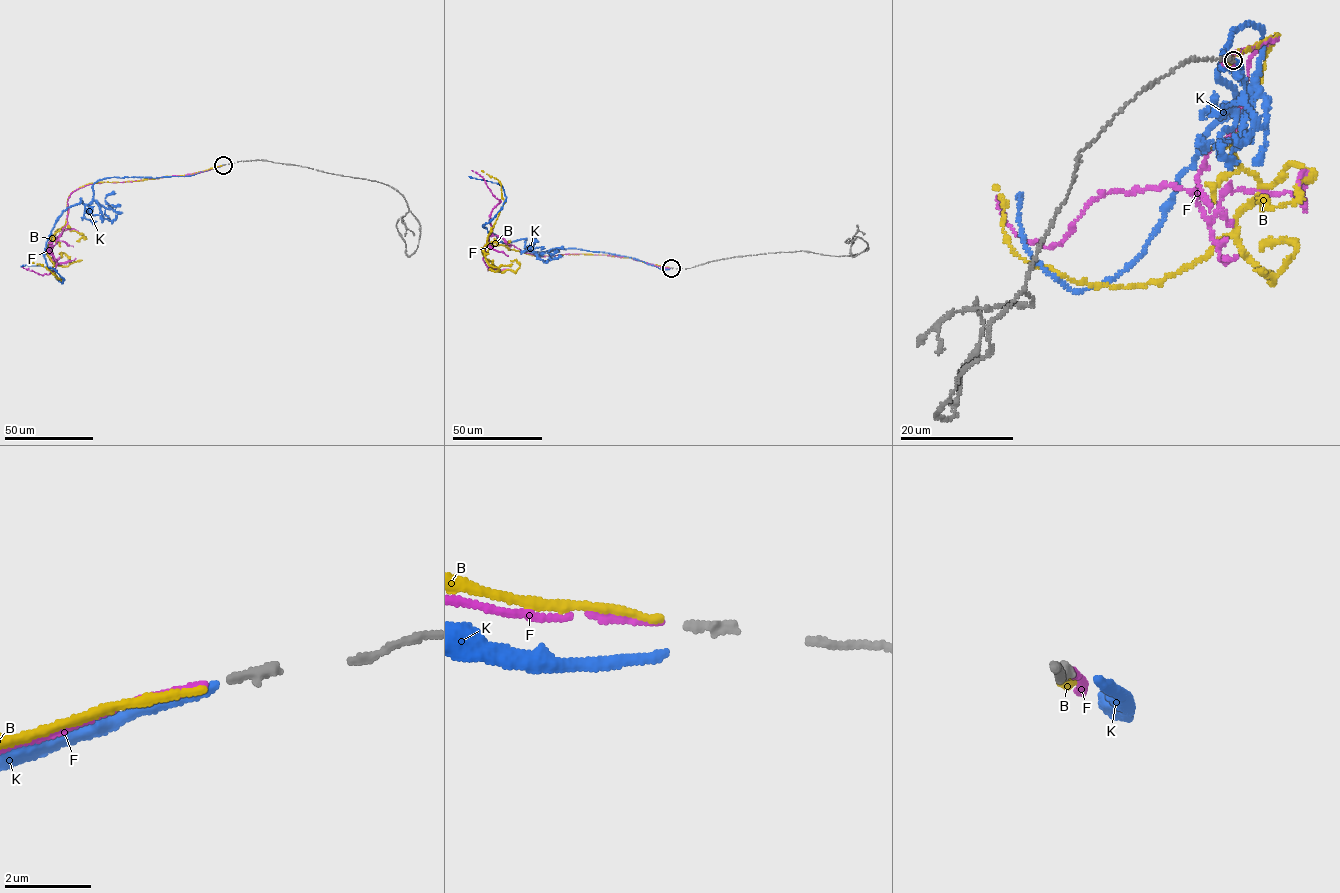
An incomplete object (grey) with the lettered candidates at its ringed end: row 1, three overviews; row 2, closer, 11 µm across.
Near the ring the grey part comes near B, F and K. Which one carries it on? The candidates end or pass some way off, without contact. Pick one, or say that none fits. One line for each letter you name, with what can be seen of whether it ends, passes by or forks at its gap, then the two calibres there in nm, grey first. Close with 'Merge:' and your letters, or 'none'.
F: it ends there; 220 nm thick on the grey side, 170 nm on the other
Merge: F

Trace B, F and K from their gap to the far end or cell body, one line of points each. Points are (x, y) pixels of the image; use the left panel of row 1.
B: (222, 165), (184, 175), (85, 184), (68, 197), (65, 223), (47, 250), (55, 275), (62, 279), (31, 262)
F: (222, 165), (78, 188), (67, 201), (67, 224), (47, 250), (55, 268), (41, 275), (22, 267)
K: (223, 165), (98, 180), (93, 200), (68, 207), (46, 244), (45, 262), (62, 283), (53, 269), (21, 266)

